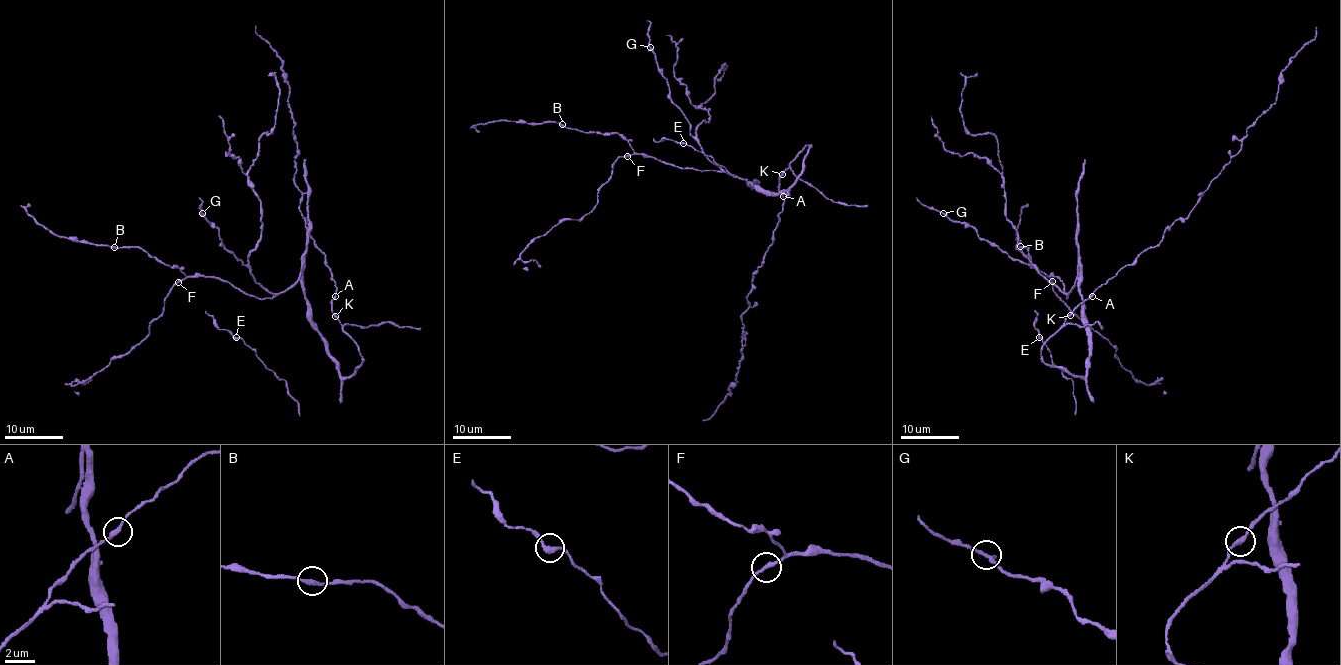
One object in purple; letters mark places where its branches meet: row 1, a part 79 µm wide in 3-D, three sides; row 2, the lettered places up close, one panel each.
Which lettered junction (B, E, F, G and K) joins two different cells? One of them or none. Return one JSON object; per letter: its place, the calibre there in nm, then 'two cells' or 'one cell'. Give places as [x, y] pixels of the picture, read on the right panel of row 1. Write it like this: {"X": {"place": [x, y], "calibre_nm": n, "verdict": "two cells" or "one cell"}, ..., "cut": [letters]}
{"B": {"place": [1020, 246], "calibre_nm": 240, "verdict": "one cell"}, "E": {"place": [1039, 337], "calibre_nm": 260, "verdict": "one cell"}, "F": {"place": [1052, 281], "calibre_nm": 240, "verdict": "one cell"}, "G": {"place": [943, 213], "calibre_nm": 260, "verdict": "one cell"}, "K": {"place": [1070, 315], "calibre_nm": 260, "verdict": "one cell"}, "cut": []}

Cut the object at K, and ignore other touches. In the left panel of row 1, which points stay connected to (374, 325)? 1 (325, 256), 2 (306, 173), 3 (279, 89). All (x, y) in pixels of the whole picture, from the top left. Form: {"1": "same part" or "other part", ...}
{"1": "other part", "2": "same part", "3": "same part"}

